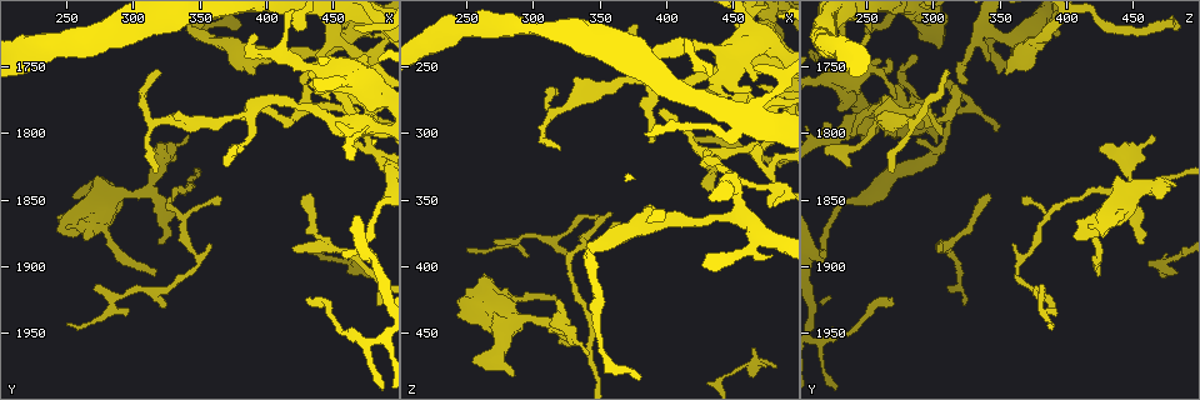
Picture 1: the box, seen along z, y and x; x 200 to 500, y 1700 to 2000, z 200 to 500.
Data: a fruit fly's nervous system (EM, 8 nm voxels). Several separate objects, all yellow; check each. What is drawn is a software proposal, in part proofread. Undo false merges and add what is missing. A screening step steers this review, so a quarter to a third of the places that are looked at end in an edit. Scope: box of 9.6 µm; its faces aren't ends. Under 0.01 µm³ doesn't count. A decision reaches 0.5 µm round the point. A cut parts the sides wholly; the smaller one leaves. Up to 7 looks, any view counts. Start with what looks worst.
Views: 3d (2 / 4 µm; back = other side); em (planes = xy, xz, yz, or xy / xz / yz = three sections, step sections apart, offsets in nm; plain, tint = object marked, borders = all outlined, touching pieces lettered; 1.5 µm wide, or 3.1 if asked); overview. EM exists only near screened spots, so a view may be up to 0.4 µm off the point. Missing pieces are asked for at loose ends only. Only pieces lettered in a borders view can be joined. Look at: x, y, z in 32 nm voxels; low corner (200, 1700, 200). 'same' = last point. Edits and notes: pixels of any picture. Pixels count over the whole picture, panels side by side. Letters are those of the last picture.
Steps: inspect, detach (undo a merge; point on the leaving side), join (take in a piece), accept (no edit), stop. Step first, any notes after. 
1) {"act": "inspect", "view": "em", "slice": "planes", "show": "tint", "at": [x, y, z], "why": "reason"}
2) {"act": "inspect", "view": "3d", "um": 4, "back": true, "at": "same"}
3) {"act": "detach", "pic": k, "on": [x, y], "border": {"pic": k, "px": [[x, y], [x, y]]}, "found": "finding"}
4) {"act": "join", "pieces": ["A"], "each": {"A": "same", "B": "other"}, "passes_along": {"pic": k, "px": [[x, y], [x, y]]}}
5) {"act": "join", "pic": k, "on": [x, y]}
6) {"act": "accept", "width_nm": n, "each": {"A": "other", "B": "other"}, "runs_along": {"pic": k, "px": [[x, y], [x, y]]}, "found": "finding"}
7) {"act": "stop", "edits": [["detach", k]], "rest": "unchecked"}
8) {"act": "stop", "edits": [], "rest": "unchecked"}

{"act": "inspect", "view": "3d", "um": 2, "at": [288, 1840, 482], "why": "branch stops here"}

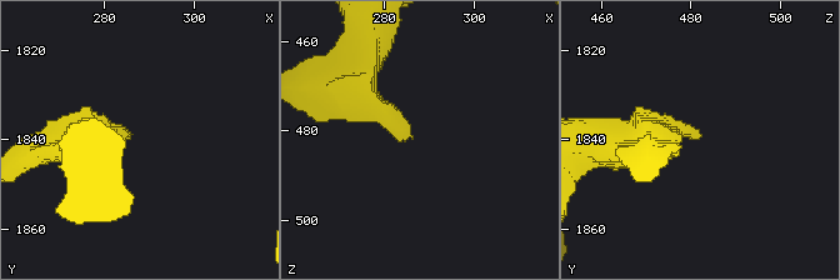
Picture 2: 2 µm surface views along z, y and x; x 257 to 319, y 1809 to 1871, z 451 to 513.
{"act": "inspect", "view": "em", "slice": "planes", "show": "plain", "at": [287, 1839, 481]}

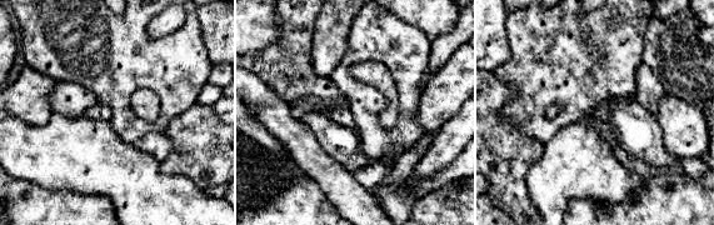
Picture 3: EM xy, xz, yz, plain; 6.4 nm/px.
{"act": "inspect", "view": "em", "slice": "planes", "show": "borders", "at": "same"}

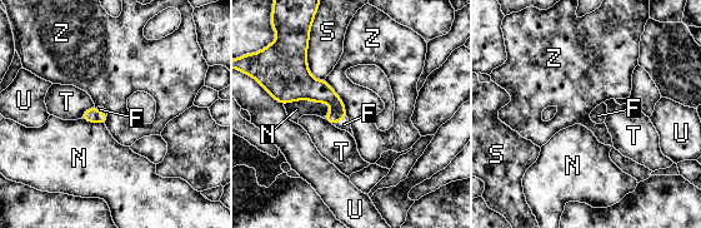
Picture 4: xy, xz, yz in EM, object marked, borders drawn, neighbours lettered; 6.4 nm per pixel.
{"act": "join", "pieces": ["F"], "each": {"F": "same", "N": "other", "S": "other", "T": "other", "U": "other", "Z": "other"}, "passes_along": {"pic": 4, "px": [[318, 90], [339, 120], [344, 124]]}, "found": "it goes on there"}

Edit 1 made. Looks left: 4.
{"act": "inspect", "view": "em", "slice": "planes", "show": "borders", "at": [480, 1730, 390], "why": "branch stops here"}

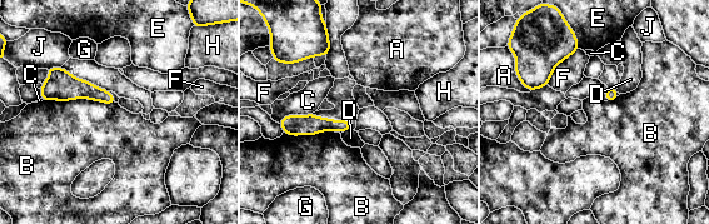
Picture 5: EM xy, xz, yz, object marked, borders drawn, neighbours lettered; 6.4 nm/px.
{"act": "accept", "each": {"A": "other", "B": "other", "C": "other", "D": "other", "E": "other", "F": "other", "G": "other", "H": "other", "J": "other"}, "runs_along": {"pic": 5, "px": [[286, 120], [294, 124], [346, 127]]}, "found": "no lettered piece goes on from it"}

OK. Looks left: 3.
{"act": "inspect", "view": "3d", "um": 2, "at": [318, 1810, 426], "why": "an open end"}

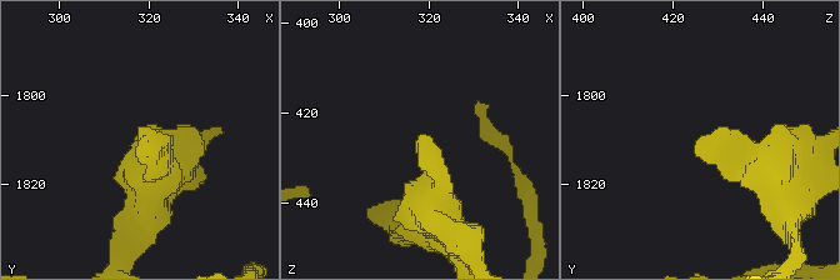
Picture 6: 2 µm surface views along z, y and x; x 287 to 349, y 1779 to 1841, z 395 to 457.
{"act": "inspect", "view": "em", "slice": "xy", "step": 4, "show": "borders", "at": [317, 1810, 426]}

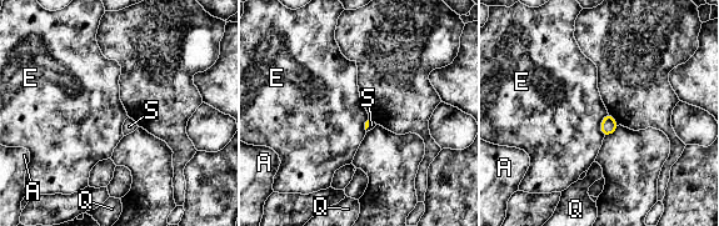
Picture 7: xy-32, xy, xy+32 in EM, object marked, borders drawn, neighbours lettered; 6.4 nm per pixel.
{"act": "inspect", "view": "em", "slice": "planes", "show": "borders", "at": "same"}

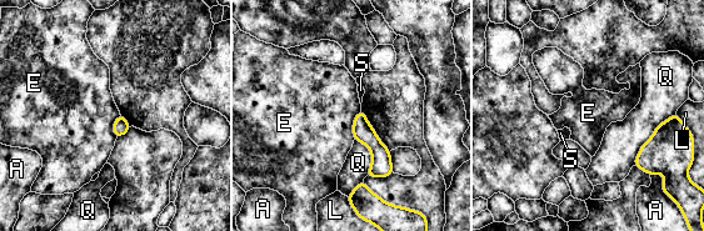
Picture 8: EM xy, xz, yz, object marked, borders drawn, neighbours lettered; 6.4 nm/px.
{"act": "accept", "each": {"A": "other", "E": "other", "L": "other", "Q": "other", "S": "other"}, "runs_along": {"pic": 8, "px": [[360, 116], [362, 130], [389, 171]]}, "found": "none of them fits"}

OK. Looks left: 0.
{"act": "stop", "edits": [["join", 4]], "rest": "unchecked"}

